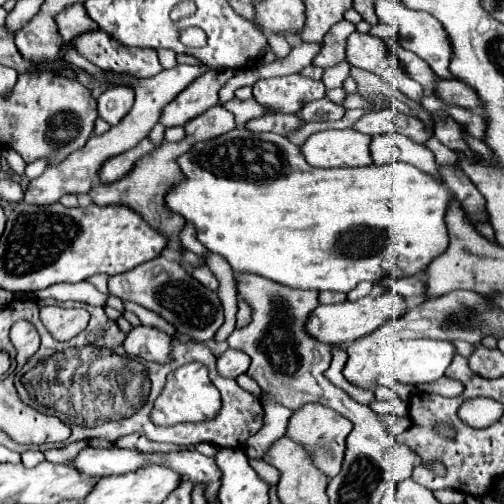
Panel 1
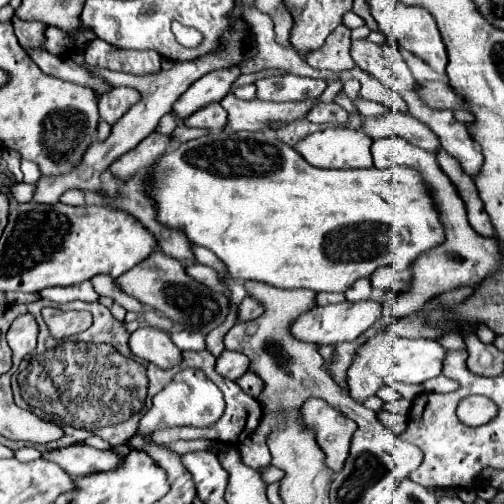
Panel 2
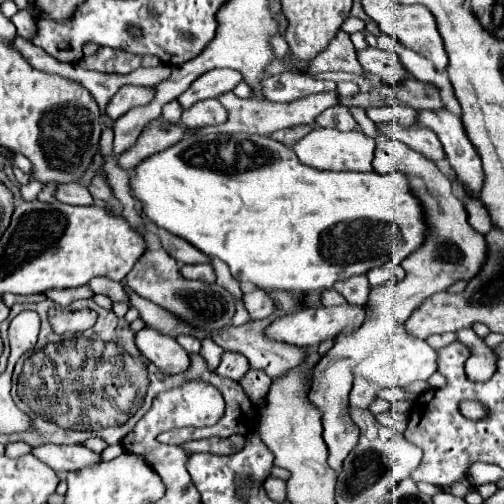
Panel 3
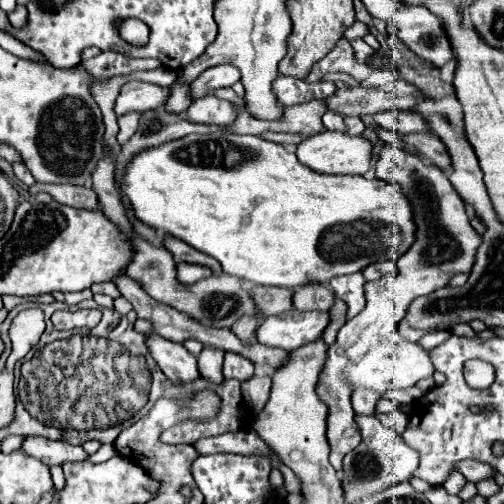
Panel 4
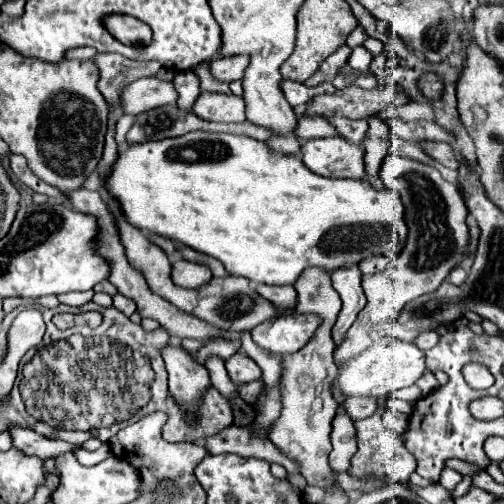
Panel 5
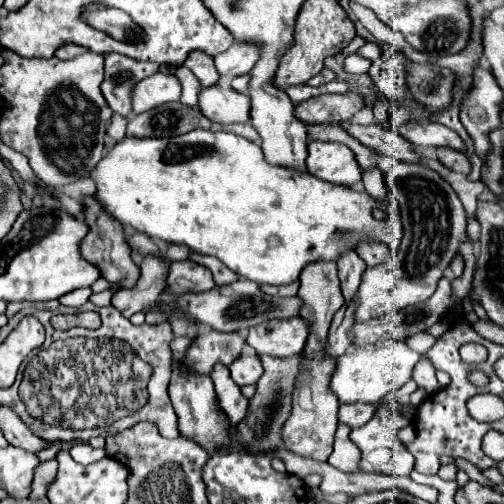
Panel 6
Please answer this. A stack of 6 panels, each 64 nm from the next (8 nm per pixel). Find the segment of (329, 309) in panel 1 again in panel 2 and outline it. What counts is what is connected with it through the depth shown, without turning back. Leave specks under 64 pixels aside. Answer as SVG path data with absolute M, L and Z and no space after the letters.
M362 300L362 302L340 302L332 306L314 306L310 312L302 314L292 324L292 334L298 340L312 342L312 344L340 344L340 342L352 342L358 336L362 336L378 318L382 316L382 304L374 300Z

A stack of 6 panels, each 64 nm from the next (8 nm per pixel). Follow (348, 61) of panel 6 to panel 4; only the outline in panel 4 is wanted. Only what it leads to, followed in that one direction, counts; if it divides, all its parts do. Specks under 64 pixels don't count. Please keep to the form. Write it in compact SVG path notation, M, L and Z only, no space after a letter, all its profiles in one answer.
M362 38L354 39L351 41L351 45L355 50L355 58L359 63L366 63L366 60L375 52Z

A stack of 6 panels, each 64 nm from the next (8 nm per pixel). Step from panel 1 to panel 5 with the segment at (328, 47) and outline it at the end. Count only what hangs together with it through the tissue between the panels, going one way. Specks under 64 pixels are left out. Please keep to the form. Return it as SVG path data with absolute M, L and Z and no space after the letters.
M340 46L334 54L330 54L320 66L320 70L318 72L314 72L304 84L308 84L308 86L316 86L316 84L320 84L320 82L326 82L326 80L332 80L332 78L336 78L336 74L338 74L338 70L346 64L346 56L350 56L352 54L352 48L350 46Z

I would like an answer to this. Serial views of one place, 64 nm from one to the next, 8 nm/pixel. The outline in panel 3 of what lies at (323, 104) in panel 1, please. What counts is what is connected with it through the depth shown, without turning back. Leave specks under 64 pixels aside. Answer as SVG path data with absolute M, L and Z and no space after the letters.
M336 104L326 108L320 116L316 116L316 124L324 126L324 128L336 128L336 130L356 130L356 122L352 118L352 114L348 112L348 108Z

